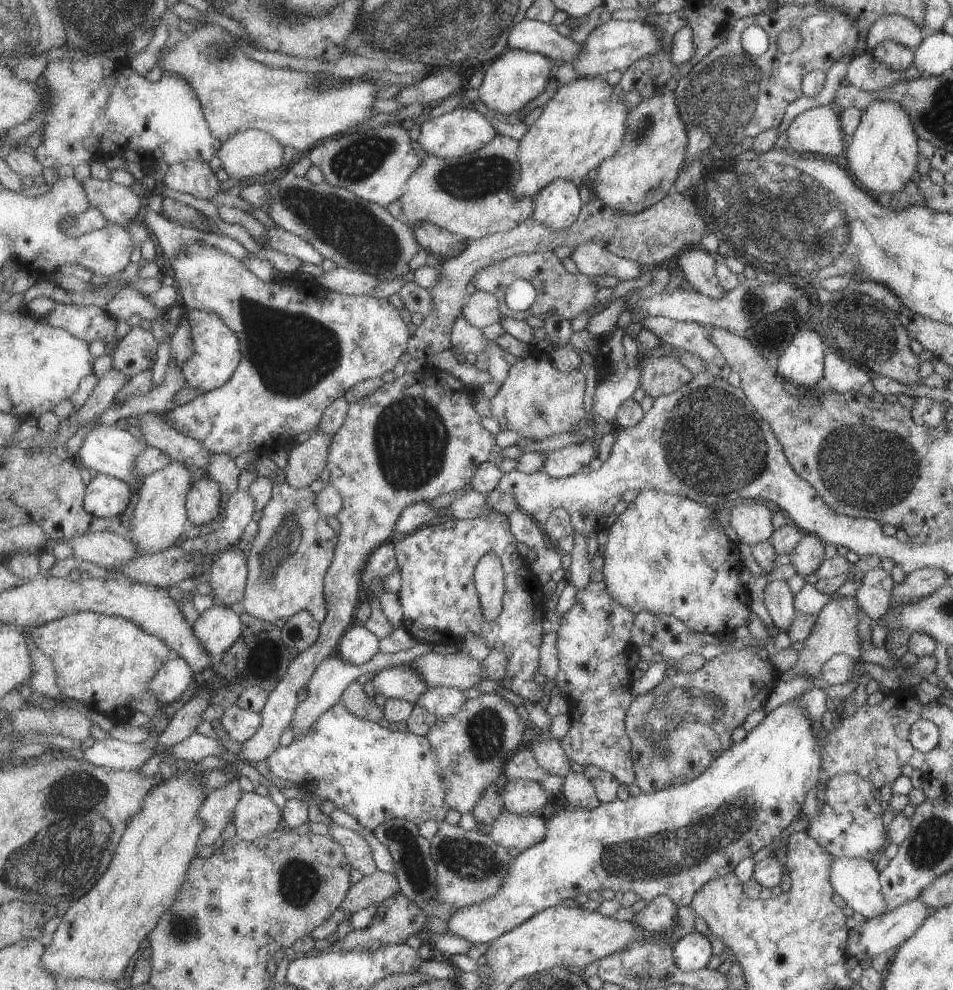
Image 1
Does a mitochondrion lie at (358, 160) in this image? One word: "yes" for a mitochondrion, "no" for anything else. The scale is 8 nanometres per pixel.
yes

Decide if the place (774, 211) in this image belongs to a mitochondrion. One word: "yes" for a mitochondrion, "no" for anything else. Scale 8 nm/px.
yes

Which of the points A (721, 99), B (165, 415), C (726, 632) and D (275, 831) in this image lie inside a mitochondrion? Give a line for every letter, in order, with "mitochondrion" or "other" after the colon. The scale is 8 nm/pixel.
A: mitochondrion
B: other
C: other
D: other

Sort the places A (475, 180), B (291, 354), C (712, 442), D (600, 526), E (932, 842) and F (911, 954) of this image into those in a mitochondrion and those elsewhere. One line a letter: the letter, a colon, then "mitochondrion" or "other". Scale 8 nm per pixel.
A: mitochondrion
B: mitochondrion
C: mitochondrion
D: other
E: mitochondrion
F: other

